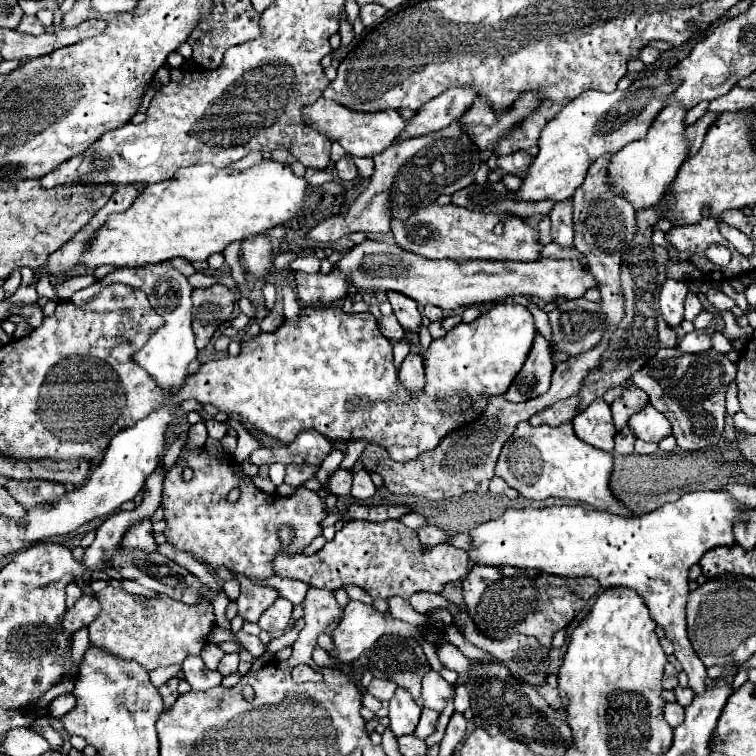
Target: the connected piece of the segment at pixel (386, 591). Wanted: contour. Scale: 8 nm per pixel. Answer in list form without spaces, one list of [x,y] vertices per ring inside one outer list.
[[[352,520],[336,532],[334,540],[326,542],[322,550],[312,556],[288,554],[286,550],[276,554],[274,574],[282,578],[302,580],[314,588],[338,590],[354,584],[364,588],[372,598],[410,598],[416,592],[440,594],[448,582],[456,582],[468,574],[468,556],[450,544],[436,544],[424,548],[414,530],[396,520],[372,524],[364,520]]]

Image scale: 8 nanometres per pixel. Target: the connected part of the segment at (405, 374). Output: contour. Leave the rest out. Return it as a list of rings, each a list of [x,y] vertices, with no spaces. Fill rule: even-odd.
[[[408,354],[400,366],[398,372],[400,384],[408,390],[408,394],[416,394],[424,388],[426,378],[424,378],[424,360],[420,354]]]

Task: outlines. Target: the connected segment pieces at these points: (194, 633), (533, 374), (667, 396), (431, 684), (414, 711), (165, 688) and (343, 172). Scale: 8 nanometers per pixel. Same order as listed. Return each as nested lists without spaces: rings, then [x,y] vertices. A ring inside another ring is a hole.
[[[112,586],[100,590],[96,598],[102,604],[102,614],[88,626],[90,646],[122,660],[134,660],[148,672],[160,666],[182,664],[188,654],[200,654],[208,632],[214,626],[212,604],[206,600],[190,606],[160,594],[158,600],[148,600],[148,608],[142,608],[134,600],[134,594]]]
[[[536,336],[534,350],[530,350],[528,360],[522,370],[512,380],[510,388],[502,394],[508,402],[524,402],[536,396],[544,396],[550,388],[550,376],[554,370],[554,362],[550,356],[550,346],[544,336]]]
[[[678,348],[660,350],[640,372],[634,372],[630,382],[644,390],[650,404],[656,406],[672,424],[672,434],[682,450],[696,452],[718,444],[724,430],[724,394],[736,378],[736,364],[716,350],[700,354],[684,354]]]
[[[428,672],[422,680],[422,700],[426,708],[442,712],[446,702],[454,698],[454,686],[448,684],[440,674]]]
[[[398,688],[394,698],[390,700],[388,718],[390,718],[390,730],[394,732],[396,738],[400,738],[400,736],[414,732],[414,728],[420,720],[420,708],[408,692]]]
[[[170,678],[166,684],[162,684],[158,690],[160,690],[160,696],[162,696],[162,700],[164,700],[164,708],[170,708],[174,702],[176,702],[176,698],[180,696],[178,694],[178,678]]]
[[[350,156],[340,158],[340,160],[336,162],[336,170],[338,170],[340,180],[344,180],[344,182],[350,182],[350,180],[354,180],[354,178],[358,176],[356,166],[354,166],[354,162],[352,162],[352,158],[350,158]]]

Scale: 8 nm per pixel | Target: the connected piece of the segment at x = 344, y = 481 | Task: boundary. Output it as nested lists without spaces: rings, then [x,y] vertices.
[[[338,468],[330,478],[328,478],[328,490],[334,496],[346,496],[350,492],[350,484],[352,484],[352,474],[344,468]]]

